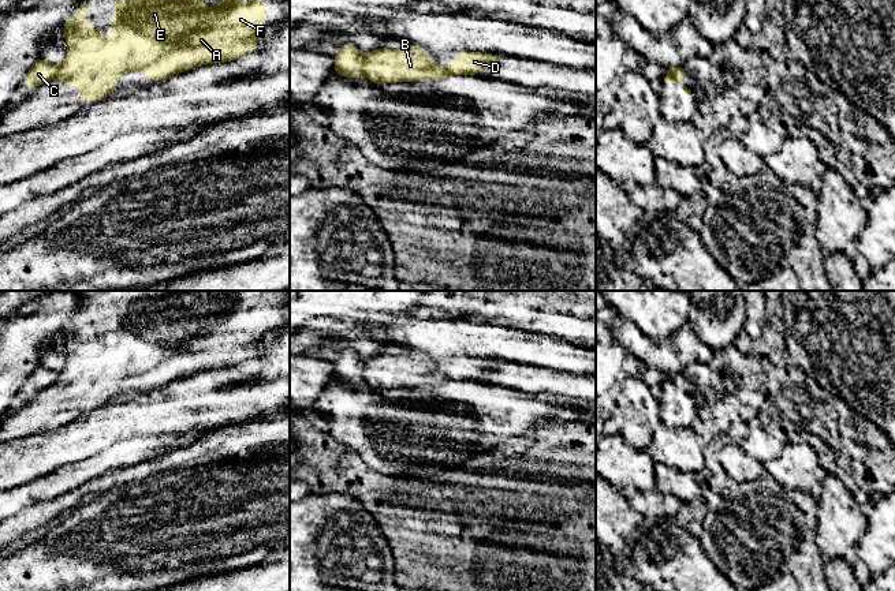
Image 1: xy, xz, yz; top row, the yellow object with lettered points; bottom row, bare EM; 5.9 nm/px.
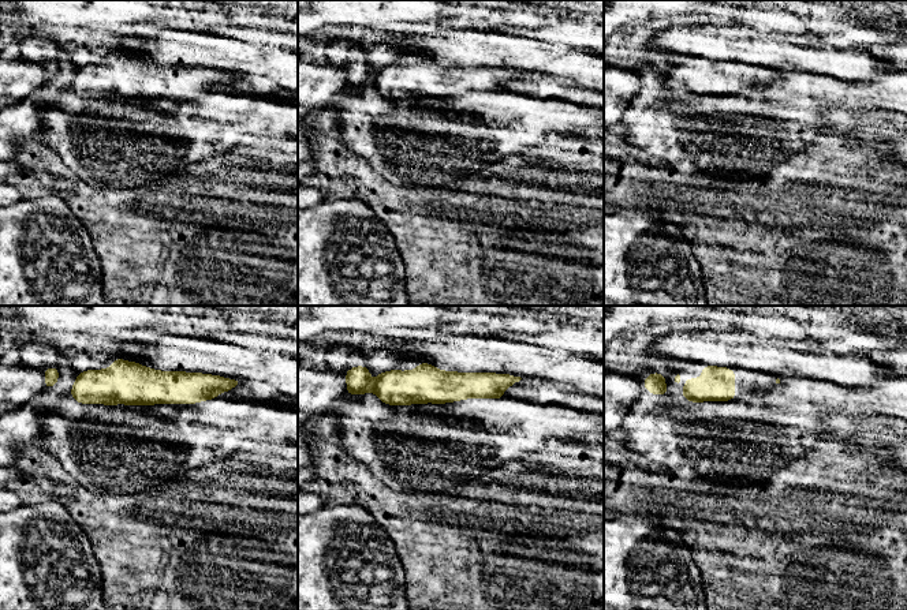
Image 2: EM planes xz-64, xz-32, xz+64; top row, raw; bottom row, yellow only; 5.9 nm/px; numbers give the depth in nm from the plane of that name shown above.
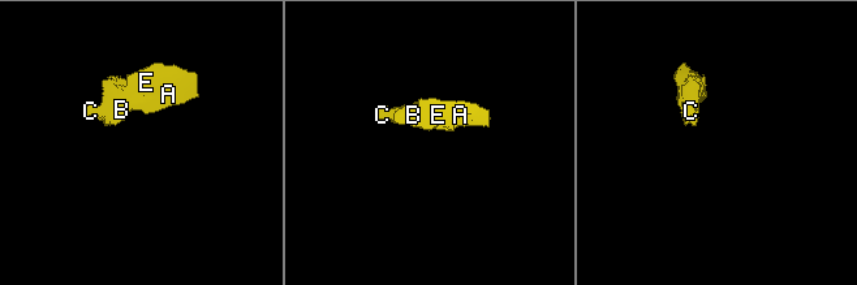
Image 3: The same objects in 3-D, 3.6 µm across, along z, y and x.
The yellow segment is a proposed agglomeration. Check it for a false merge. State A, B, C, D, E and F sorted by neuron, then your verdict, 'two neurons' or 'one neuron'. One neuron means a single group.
A B D E F / C | two neurons

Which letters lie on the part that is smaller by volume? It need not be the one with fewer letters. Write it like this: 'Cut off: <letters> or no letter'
Cut off: C

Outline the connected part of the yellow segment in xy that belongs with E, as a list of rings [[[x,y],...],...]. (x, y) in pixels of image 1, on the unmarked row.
[[[219,291],[225,298],[219,311],[209,315],[204,313],[204,302],[195,302],[191,292],[179,292],[157,299],[138,299],[126,304],[115,306],[115,330],[109,332],[115,337],[112,344],[104,343],[104,333],[94,336],[89,328],[81,325],[90,317],[90,307],[82,307],[78,313],[77,323],[64,328],[64,341],[67,348],[67,364],[59,371],[55,386],[63,385],[68,392],[79,392],[79,407],[100,407],[115,397],[115,385],[124,378],[141,375],[154,388],[164,386],[178,378],[209,369],[230,367],[243,360],[257,356],[257,344],[265,336],[265,306],[238,307],[235,295]]]

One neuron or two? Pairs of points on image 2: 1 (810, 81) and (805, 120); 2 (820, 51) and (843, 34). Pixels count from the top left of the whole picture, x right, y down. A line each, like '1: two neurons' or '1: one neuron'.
1: two neurons
2: two neurons

